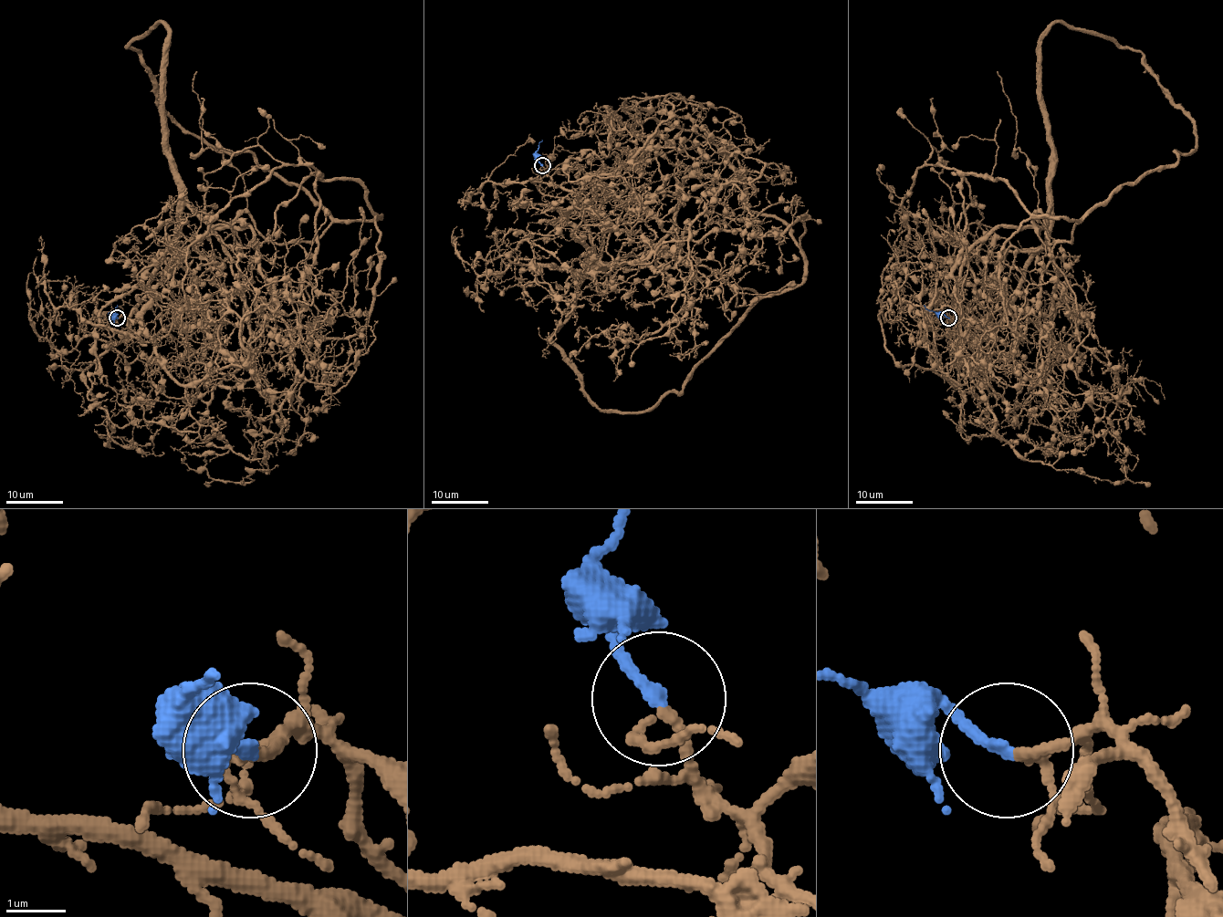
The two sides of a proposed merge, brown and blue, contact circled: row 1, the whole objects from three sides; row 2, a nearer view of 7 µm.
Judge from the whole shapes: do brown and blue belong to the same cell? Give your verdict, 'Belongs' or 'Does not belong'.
Belongs

